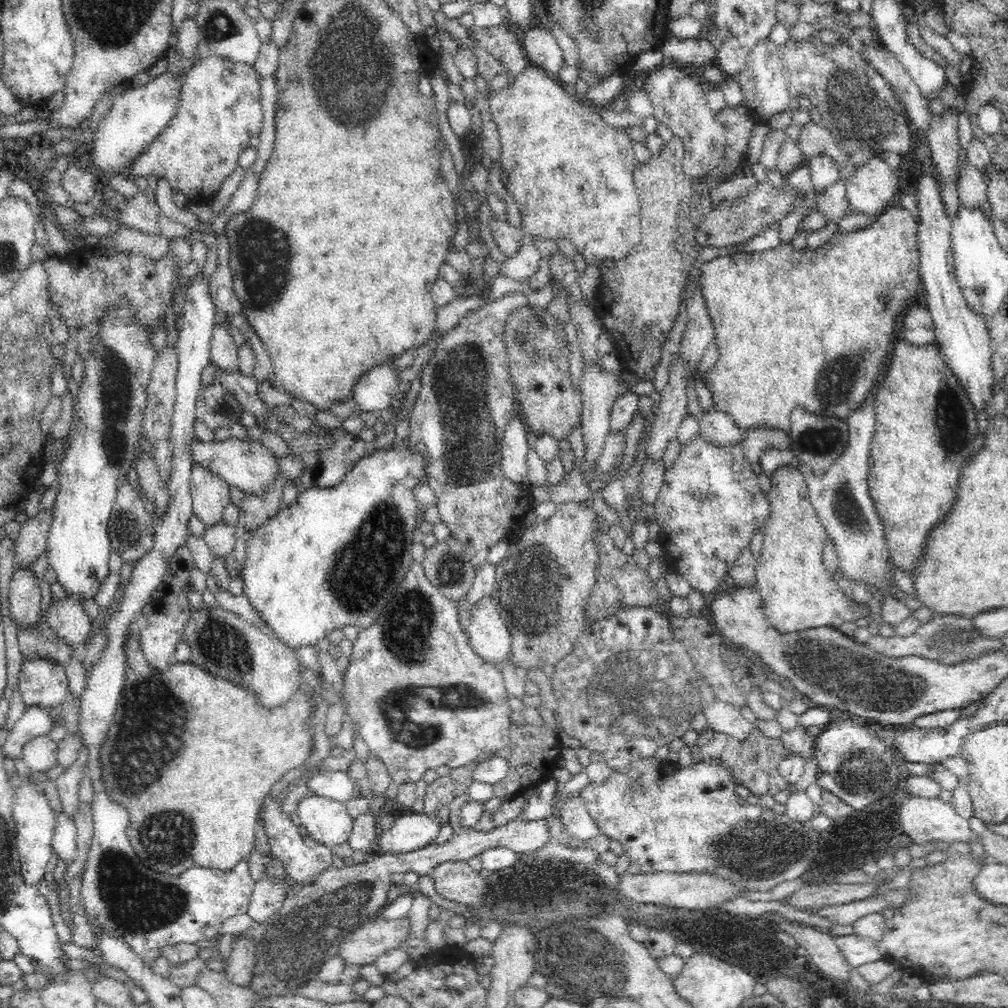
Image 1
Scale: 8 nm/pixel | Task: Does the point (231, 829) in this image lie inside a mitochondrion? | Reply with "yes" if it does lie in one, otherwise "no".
no

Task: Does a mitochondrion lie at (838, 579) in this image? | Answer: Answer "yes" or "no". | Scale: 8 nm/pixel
no

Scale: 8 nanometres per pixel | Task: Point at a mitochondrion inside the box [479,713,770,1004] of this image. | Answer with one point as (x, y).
(579, 955)

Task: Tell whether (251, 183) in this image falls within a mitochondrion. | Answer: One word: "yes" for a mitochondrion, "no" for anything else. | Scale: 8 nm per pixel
no

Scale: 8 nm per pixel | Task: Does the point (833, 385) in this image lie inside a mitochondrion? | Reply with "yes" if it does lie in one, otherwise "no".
yes

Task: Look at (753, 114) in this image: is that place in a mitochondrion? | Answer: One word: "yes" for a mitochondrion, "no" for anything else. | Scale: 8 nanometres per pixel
no

